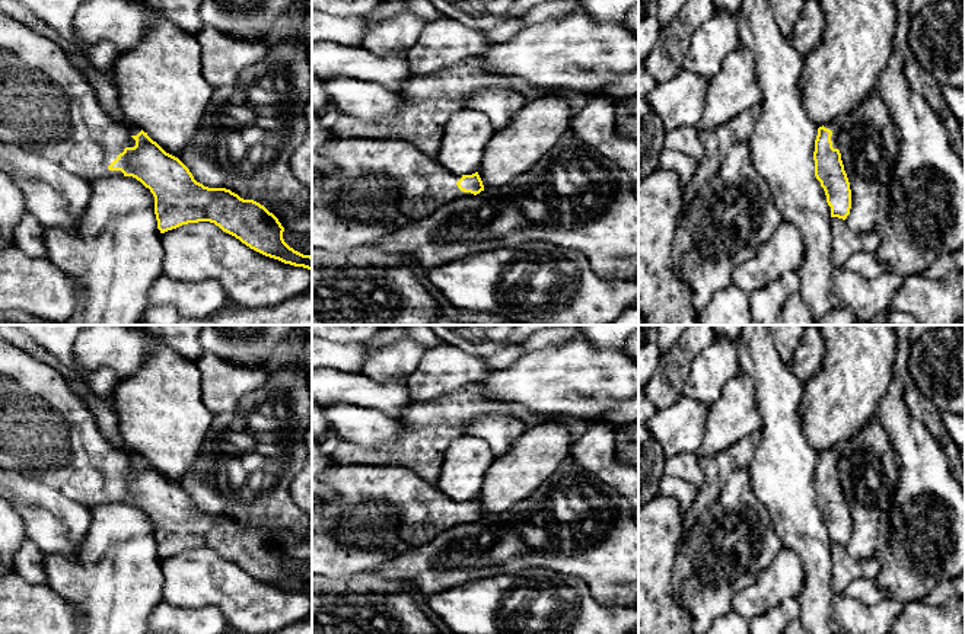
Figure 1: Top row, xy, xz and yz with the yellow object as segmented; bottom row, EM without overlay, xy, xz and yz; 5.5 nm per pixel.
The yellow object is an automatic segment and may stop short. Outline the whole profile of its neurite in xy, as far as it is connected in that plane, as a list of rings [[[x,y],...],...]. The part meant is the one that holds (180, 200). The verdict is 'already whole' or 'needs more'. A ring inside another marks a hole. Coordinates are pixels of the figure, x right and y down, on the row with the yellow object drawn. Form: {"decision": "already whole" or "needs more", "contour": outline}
{"decision": "needs more", "contour": [[[1,10],[0,143],[31,150],[89,182],[122,175],[136,178],[155,197],[160,233],[188,223],[210,222],[265,257],[312,271],[312,257],[284,242],[284,227],[273,213],[230,189],[197,182],[178,157],[166,153],[143,130],[131,136],[122,121],[114,121],[103,112],[93,86],[70,63],[58,41],[39,35]]]}

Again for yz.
{"decision": "needs more", "contour": [[[840,121],[818,128],[815,140],[815,176],[825,191],[831,217],[845,220],[851,208],[851,189],[838,150]]]}

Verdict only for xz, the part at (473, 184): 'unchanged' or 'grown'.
grown

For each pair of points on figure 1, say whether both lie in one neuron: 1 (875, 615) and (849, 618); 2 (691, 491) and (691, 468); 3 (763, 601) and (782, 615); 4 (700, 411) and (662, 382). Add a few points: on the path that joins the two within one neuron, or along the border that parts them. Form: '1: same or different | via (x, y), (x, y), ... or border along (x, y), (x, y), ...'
1: same | via (869, 618), (854, 618)
2: different | border along (665, 472), (681, 477), (697, 488)
3: different | border along (798, 596), (786, 596), (763, 614), (751, 618)
4: different | border along (682, 394), (675, 402), (658, 410)

